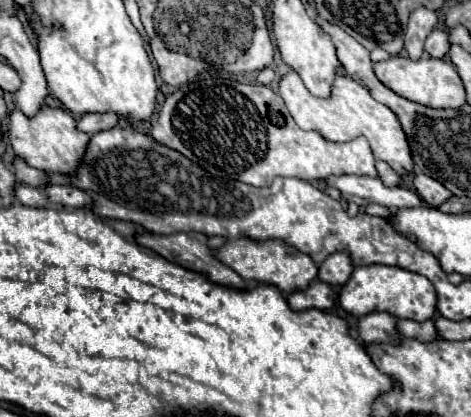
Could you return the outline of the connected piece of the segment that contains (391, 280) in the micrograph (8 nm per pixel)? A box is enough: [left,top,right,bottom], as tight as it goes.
[339,265,437,321]

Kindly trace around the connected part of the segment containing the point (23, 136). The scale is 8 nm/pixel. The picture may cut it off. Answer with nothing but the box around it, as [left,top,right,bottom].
[9,105,89,175]

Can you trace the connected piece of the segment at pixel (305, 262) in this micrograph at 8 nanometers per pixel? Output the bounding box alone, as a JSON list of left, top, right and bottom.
[217,237,319,293]

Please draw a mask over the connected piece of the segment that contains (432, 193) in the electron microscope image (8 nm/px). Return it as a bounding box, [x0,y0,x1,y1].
[413,173,451,207]

